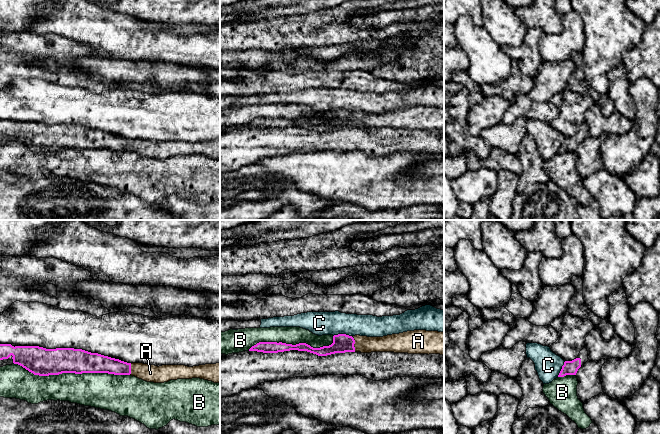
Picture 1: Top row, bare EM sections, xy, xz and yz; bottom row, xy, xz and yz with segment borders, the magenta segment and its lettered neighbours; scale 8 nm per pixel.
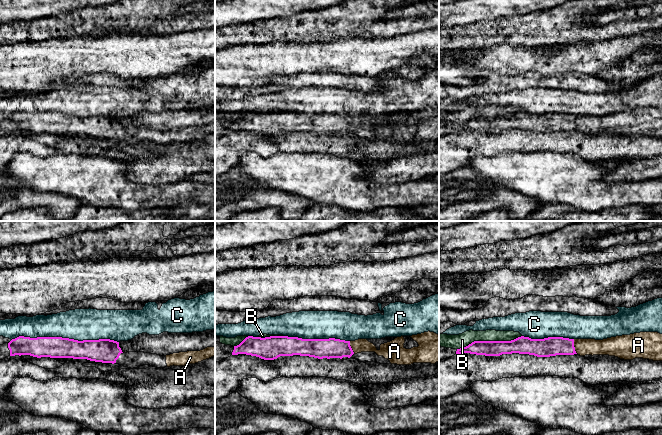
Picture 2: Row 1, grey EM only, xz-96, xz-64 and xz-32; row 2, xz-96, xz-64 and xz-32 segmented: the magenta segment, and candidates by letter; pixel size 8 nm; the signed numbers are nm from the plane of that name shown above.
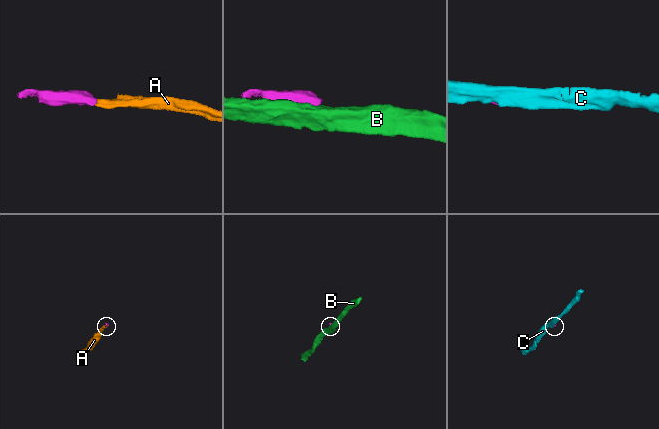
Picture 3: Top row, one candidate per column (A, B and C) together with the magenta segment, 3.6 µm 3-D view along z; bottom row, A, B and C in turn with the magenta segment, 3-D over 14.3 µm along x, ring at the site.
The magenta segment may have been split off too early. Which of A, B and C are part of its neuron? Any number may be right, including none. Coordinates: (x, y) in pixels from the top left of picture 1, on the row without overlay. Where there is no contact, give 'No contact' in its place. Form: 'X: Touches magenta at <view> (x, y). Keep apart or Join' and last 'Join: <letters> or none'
A: Touches magenta at xz (354, 119). Join
B: Touches magenta at xy (72, 148). Keep apart
C: Touches magenta at xz (342, 110). Keep apart
Join: A

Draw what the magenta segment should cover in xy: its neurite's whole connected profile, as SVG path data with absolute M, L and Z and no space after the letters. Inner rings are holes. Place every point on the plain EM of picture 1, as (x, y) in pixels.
M0 120L0 143L12 140L18 140L39 152L62 149L108 149L131 151L154 159L192 154L220 159L220 139L193 143L185 141L162 141L158 143L143 139L127 139L82 125L46 125L39 122L14 123L11 120Z

